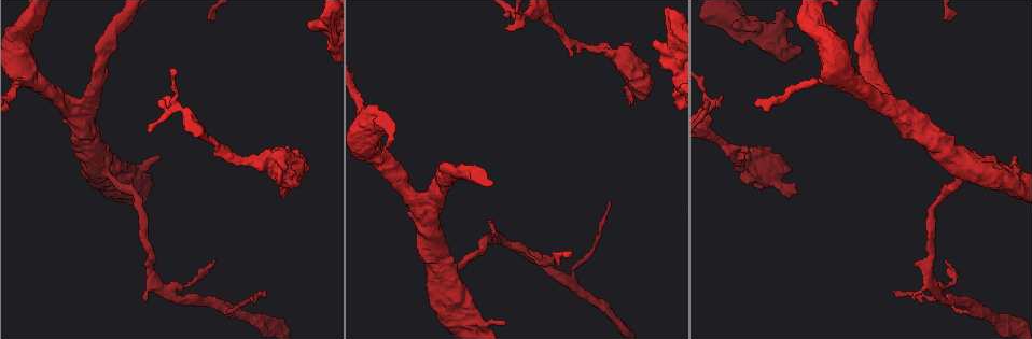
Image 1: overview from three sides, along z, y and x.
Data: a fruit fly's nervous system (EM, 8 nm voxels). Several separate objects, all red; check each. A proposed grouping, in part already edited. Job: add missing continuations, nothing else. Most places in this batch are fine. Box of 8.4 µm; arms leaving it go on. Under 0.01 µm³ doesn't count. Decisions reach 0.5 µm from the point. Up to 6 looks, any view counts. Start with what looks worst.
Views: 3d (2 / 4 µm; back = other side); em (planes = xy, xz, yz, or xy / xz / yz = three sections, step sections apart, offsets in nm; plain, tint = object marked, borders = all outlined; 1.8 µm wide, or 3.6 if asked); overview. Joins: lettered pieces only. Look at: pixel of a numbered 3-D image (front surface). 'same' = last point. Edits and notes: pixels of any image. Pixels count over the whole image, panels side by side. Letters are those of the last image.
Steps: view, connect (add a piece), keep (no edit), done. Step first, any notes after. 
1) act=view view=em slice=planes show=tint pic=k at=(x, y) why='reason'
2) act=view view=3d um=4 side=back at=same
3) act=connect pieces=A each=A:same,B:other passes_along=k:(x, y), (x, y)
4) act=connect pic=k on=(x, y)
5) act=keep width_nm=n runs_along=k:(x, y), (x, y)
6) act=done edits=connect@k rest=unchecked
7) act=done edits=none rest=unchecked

act=view view=em slice=planes show=borders pic=1 at=(731, 26) why='stops while still wide'

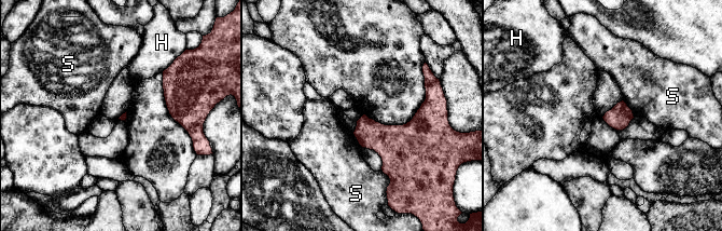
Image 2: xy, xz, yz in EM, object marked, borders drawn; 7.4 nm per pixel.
act=keep each=H:other,S:other found='no lettered piece goes on from it'

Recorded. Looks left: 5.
act=view view=em slice=planes show=tint pic=1 at=(507, 29) why='three arms meet'

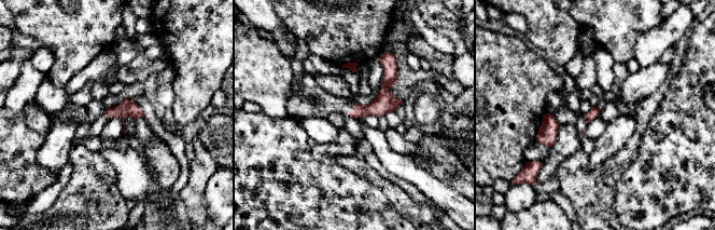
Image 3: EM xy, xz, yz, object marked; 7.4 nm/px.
act=view view=em slice=planes show=borders at=same

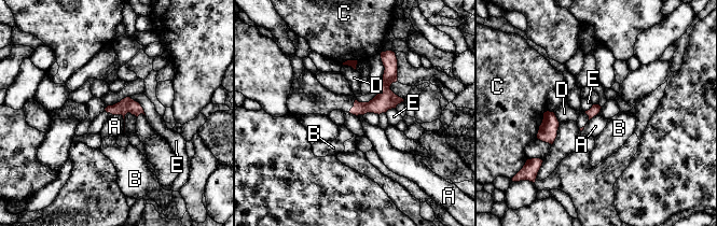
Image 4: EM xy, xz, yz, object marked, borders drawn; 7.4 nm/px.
act=keep each=A:other,B:other,C:other,D:other,E:other border=4:(112, 114), (122, 116), (124, 131) found='no lettered piece goes on from it'

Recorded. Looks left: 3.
act=view view=em slice=planes show=borders pic=1 at=(165, 291)

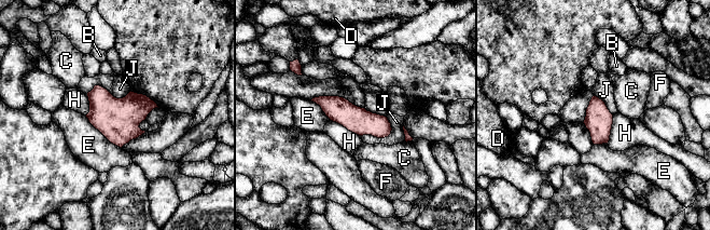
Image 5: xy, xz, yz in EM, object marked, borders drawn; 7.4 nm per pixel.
act=keep each=B:other,C:other,D:other,E:other,F:other,H:other,J:other runs_along=5:(317, 99), (388, 131) found='no lettered piece goes on from it'

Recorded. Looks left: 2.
act=done edits=none rest=unchecked

